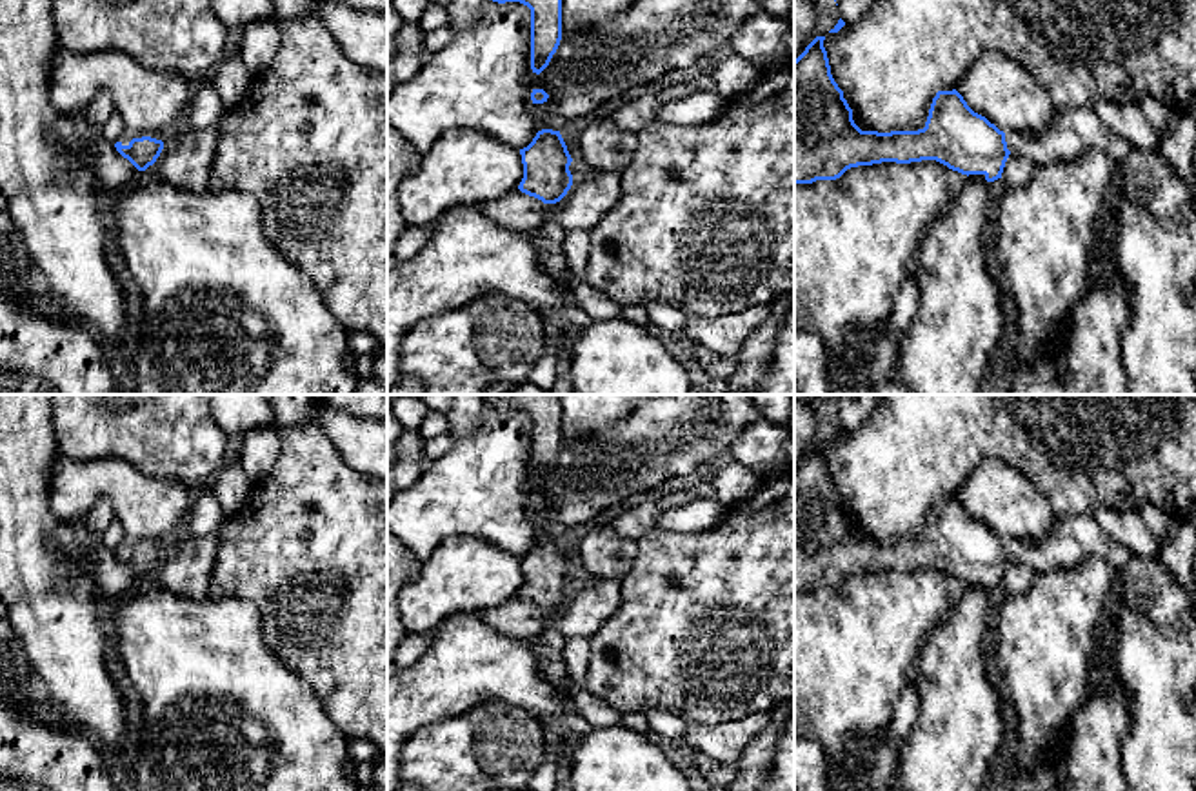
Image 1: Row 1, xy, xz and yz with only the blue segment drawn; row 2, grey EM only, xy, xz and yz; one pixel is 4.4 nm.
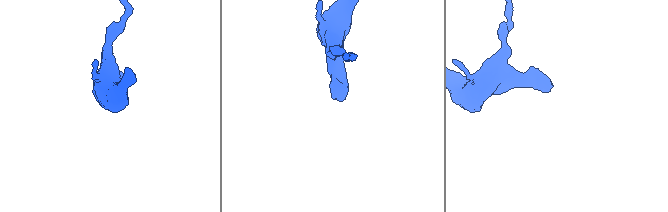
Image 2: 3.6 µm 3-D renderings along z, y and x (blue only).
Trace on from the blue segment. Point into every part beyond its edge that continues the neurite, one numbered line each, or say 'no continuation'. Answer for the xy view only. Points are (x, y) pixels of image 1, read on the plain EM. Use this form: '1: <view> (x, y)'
1: xy (128, 544)

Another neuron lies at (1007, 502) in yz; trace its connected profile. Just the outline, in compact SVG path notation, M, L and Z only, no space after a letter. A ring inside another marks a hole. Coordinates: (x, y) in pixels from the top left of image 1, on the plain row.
M985 460L956 498L967 513L1003 540L1040 540L1054 513L1047 498L1022 473L1002 460Z

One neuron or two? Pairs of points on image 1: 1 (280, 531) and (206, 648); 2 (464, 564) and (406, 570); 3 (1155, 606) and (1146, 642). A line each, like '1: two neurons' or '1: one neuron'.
1: two neurons
2: two neurons
3: two neurons

